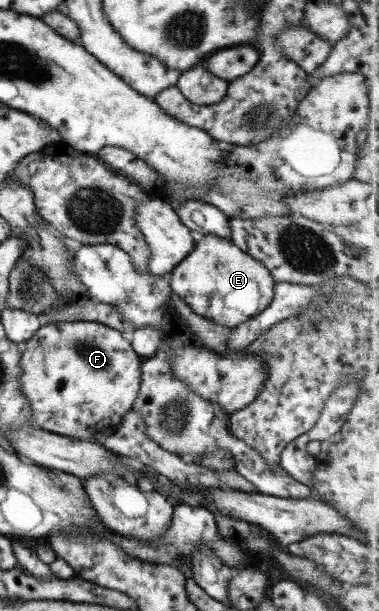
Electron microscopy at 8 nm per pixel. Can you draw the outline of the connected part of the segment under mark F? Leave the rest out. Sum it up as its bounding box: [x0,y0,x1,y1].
[20,321,141,440]

